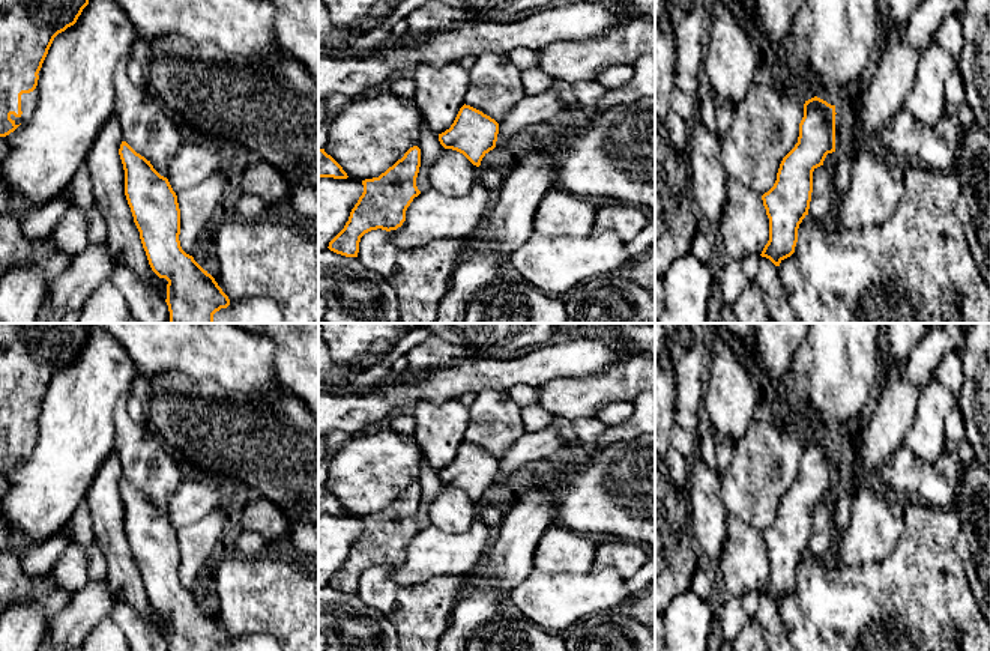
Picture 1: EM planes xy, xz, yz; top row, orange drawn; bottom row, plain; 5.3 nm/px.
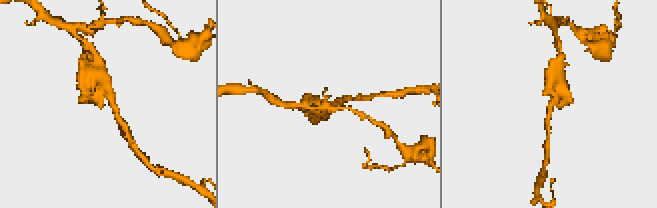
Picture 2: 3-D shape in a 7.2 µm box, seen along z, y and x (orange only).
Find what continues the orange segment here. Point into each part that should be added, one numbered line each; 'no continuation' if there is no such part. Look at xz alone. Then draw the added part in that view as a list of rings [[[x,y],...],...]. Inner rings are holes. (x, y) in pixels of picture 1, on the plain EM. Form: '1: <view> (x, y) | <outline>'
no continuation

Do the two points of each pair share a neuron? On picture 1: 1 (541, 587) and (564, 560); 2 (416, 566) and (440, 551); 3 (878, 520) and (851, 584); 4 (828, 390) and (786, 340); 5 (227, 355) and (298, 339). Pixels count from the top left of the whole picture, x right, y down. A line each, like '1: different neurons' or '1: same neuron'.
1: different neurons
2: same neuron
3: different neurons
4: different neurons
5: different neurons

